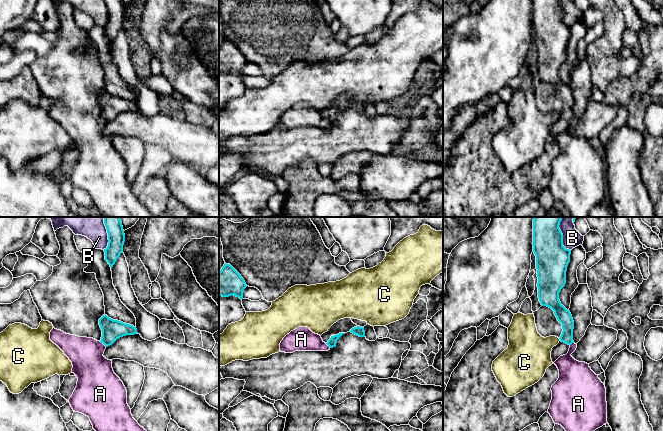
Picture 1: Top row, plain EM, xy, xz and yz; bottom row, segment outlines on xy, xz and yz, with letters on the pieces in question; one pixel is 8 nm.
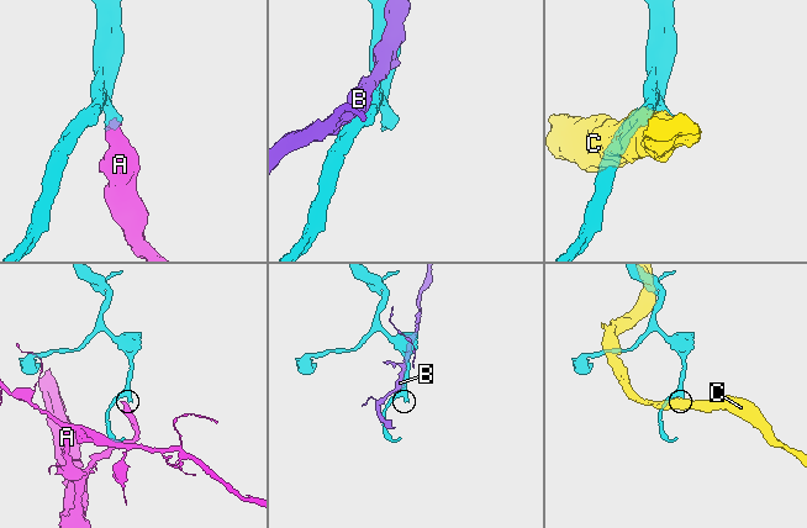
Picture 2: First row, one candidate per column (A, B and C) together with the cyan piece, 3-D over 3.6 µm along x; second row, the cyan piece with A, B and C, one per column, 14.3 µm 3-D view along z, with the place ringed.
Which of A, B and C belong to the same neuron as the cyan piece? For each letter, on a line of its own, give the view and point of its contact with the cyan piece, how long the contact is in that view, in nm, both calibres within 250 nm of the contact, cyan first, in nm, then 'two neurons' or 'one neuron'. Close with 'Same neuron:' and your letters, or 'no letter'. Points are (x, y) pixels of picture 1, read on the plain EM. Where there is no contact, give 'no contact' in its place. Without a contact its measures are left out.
A: meets cyan in xy at (103, 119); contact 80 nm long; 160 nm thick on the cyan side, 280 nm on the other; two neurons
B: meets cyan in yz at (562, 14); contact 240 nm long; 280 nm thick on the cyan side, 150 nm on the other; two neurons
C: meets cyan in yz at (559, 114); contact 30 nm long; 120 nm thick on the cyan side, 300 nm on the other; two neurons
Same neuron: no letter

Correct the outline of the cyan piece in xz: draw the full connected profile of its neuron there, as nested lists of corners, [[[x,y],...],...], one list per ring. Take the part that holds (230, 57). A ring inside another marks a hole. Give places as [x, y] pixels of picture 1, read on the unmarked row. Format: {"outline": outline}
{"outline": [[[225,39],[219,48],[219,72],[234,71],[242,76],[246,63],[247,61],[241,51],[230,40]]]}

